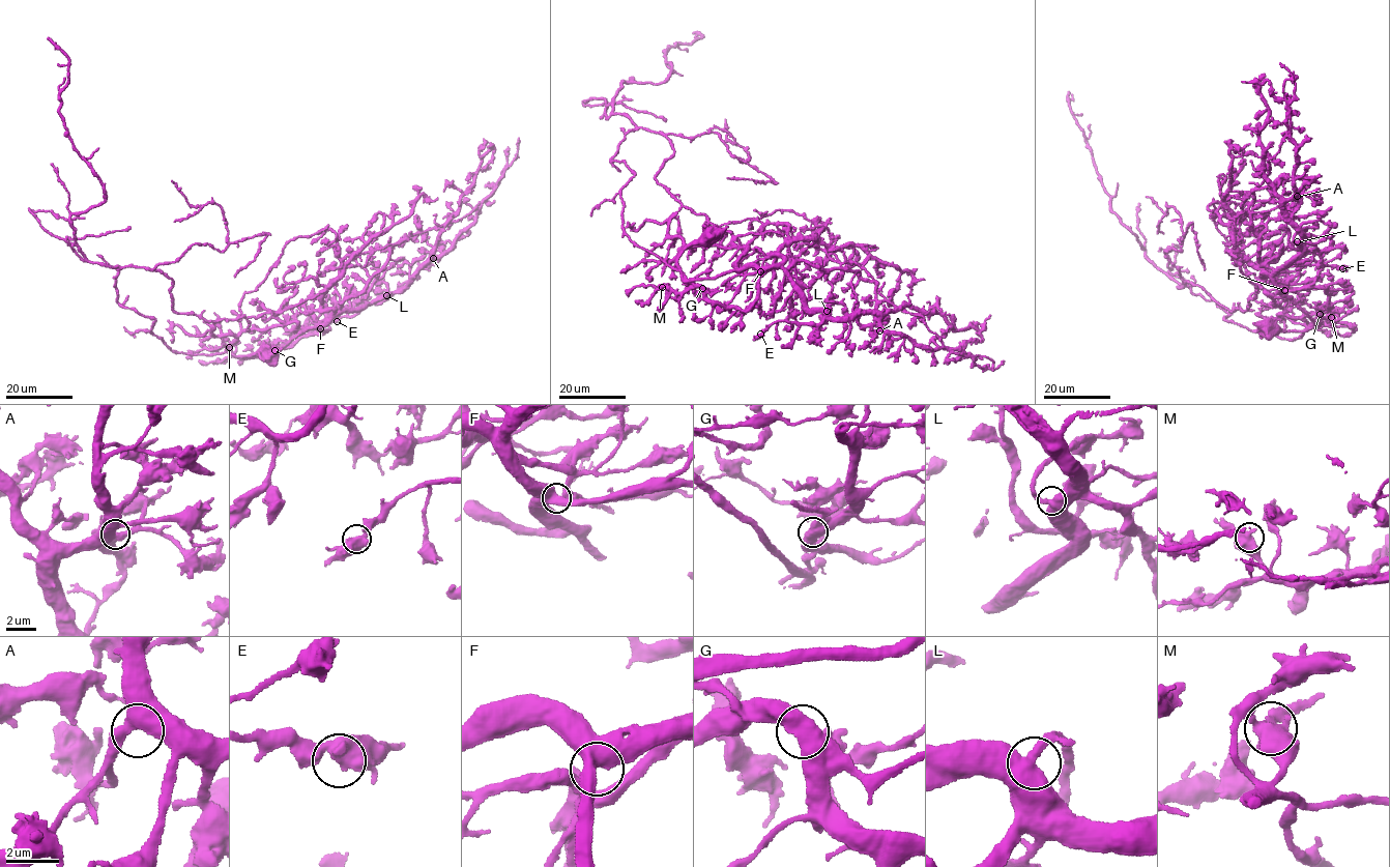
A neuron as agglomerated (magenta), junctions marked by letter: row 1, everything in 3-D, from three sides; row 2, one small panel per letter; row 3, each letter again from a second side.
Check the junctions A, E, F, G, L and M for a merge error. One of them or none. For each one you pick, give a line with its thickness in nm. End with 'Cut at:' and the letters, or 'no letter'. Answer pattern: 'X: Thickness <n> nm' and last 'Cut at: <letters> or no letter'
G: Thickness 650 nm
Cut at: G

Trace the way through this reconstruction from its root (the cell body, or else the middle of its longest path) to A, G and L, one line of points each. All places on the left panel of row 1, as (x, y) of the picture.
A: (268, 351), (243, 358), (277, 351), (299, 334), (328, 323), (342, 311), (355, 311), (400, 292), (433, 258)
G: (268, 351), (243, 358), (273, 350)
L: (268, 351), (243, 358), (277, 351), (302, 331), (328, 323), (338, 313), (355, 311), (386, 295)

